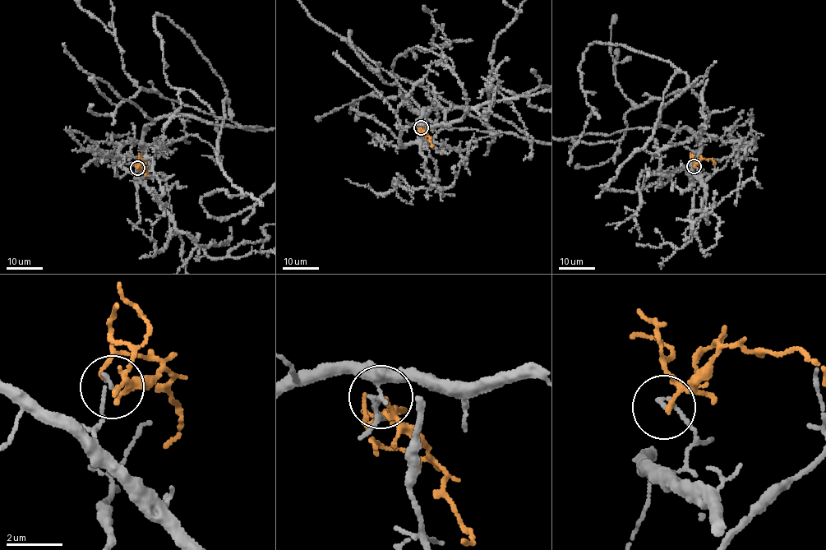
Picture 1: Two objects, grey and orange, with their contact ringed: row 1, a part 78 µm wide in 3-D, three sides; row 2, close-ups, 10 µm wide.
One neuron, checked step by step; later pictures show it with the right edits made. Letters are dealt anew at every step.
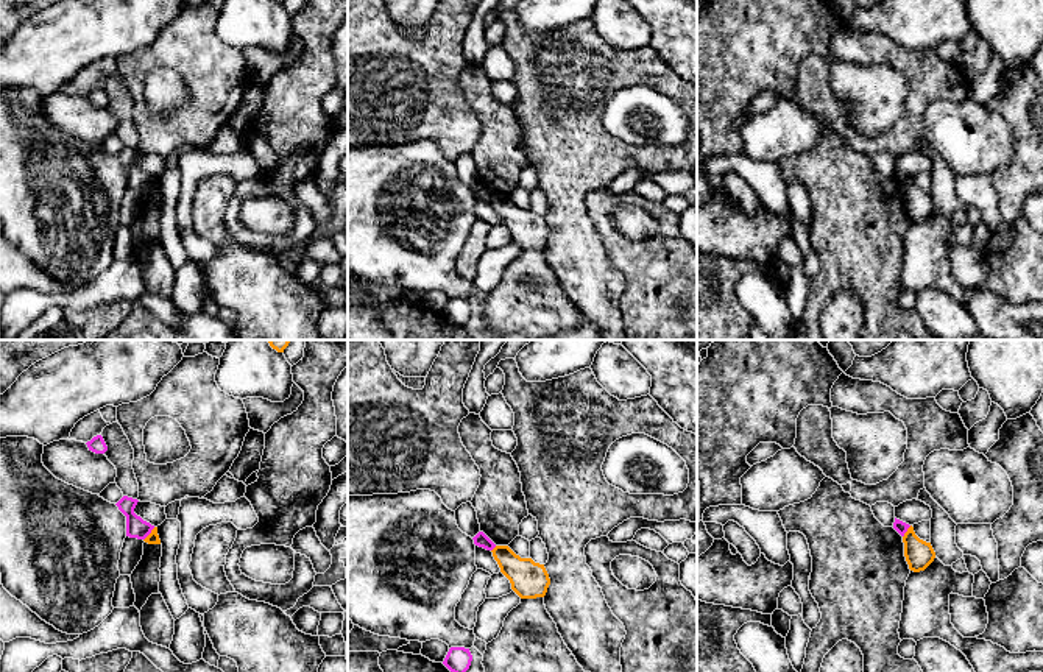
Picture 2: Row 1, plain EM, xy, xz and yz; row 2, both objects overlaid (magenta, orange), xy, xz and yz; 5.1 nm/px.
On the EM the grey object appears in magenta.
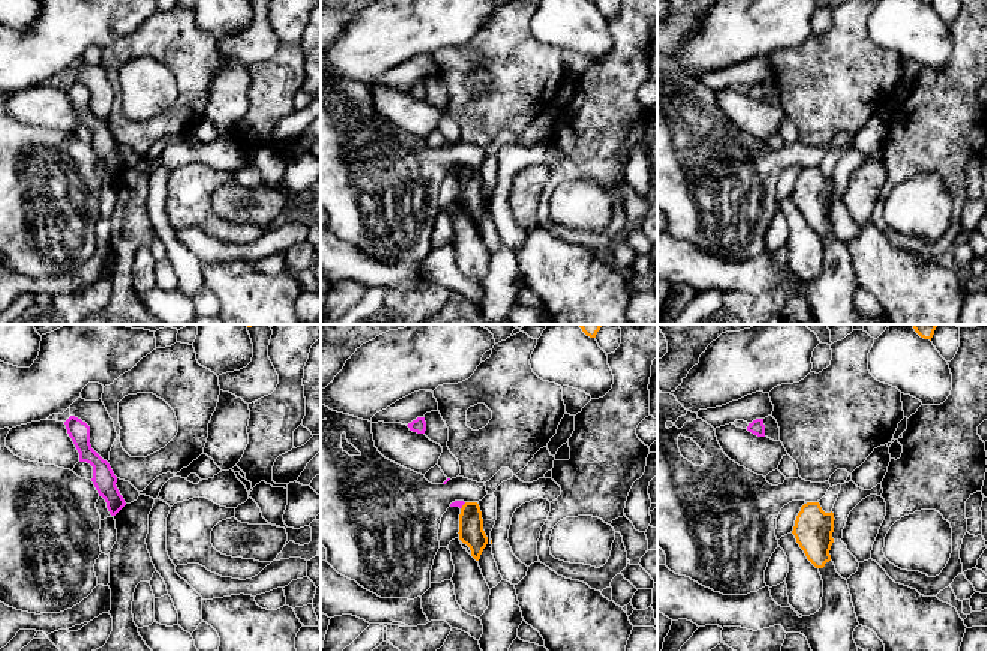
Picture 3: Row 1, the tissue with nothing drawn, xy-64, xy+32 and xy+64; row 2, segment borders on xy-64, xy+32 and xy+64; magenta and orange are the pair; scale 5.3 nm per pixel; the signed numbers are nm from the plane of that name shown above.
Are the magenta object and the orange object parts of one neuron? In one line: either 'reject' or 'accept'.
reject

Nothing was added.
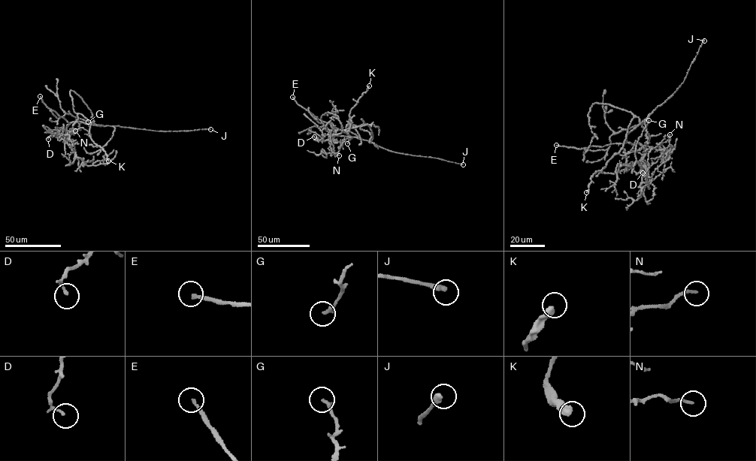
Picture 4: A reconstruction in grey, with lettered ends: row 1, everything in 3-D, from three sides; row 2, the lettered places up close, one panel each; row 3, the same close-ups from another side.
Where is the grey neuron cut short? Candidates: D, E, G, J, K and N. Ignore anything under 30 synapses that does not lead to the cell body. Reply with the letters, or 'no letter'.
E, J

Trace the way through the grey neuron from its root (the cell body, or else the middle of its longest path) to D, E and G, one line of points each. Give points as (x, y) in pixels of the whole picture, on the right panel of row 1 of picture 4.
D: (629, 132), (625, 137), (627, 142), (639, 143), (645, 152), (641, 162), (642, 173)
E: (629, 132), (625, 137), (627, 142), (622, 143), (579, 149), (556, 145)
G: (629, 132), (625, 137), (627, 142), (640, 143), (645, 147), (649, 137), (645, 134), (646, 137), (648, 120)

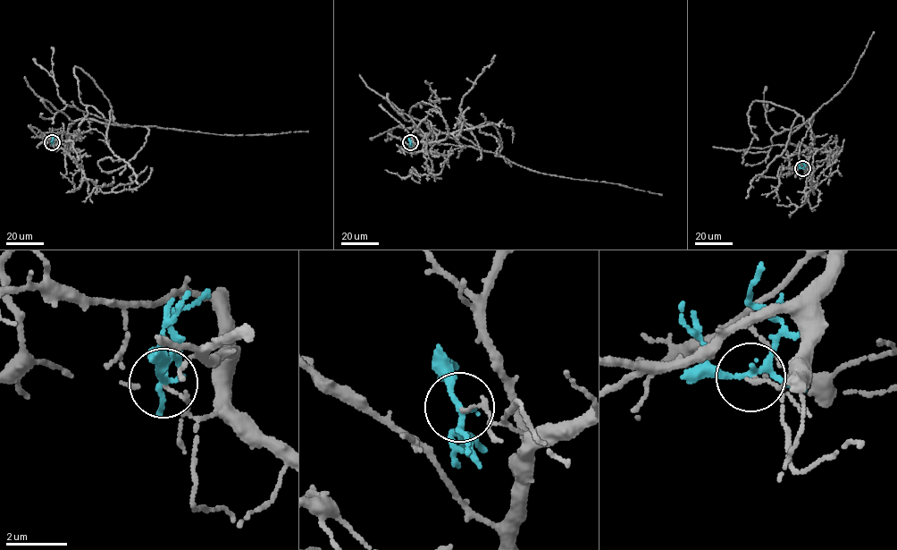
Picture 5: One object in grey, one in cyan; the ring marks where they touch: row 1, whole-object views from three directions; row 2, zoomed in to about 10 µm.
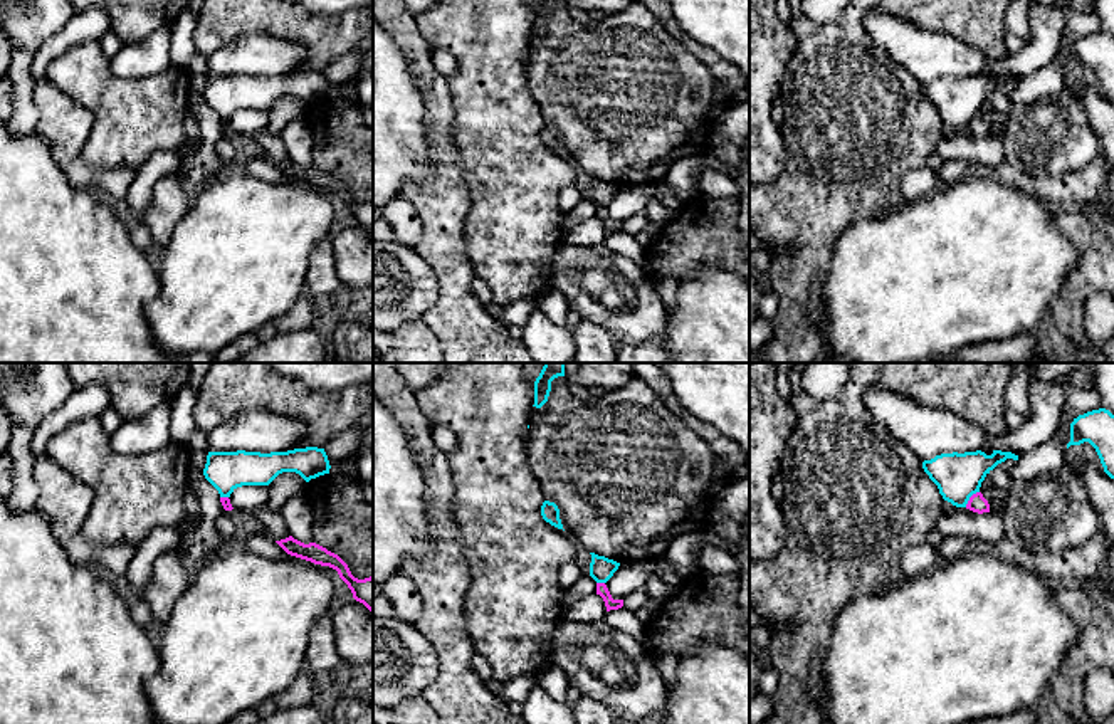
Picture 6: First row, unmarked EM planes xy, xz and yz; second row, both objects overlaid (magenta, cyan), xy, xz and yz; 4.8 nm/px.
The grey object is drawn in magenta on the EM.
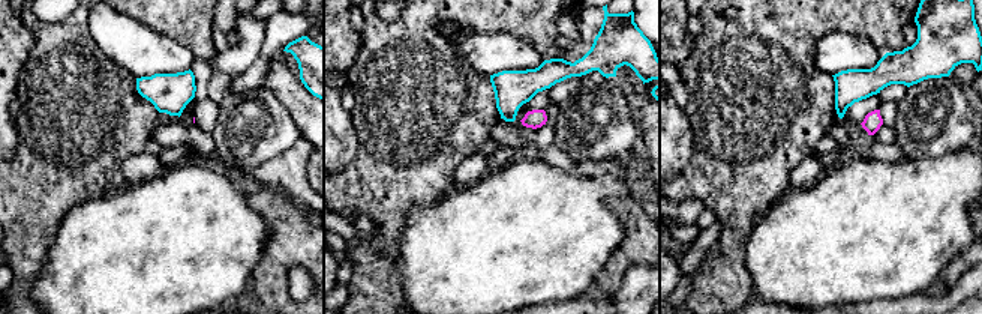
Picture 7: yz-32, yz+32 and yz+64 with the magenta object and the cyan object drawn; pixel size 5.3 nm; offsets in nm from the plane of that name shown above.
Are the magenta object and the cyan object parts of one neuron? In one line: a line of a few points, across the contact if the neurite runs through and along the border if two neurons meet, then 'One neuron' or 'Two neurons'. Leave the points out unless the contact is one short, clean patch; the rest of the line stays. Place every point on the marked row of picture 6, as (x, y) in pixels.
Line: yz (978, 491), (965, 506). Two neurons

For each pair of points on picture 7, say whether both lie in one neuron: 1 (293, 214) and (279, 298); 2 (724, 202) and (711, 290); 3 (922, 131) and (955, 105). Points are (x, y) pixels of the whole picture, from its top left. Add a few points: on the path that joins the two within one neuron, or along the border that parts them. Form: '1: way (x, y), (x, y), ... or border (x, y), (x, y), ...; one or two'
1: way (290, 235), (290, 244), (279, 257), (279, 277); one
2: way (729, 224), (729, 248), (723, 268); one
3: way (930, 123), (948, 105); one

